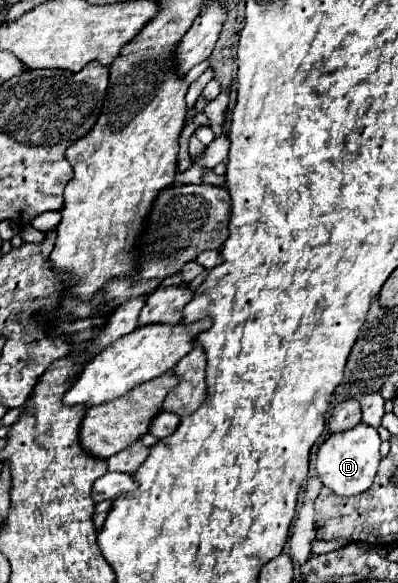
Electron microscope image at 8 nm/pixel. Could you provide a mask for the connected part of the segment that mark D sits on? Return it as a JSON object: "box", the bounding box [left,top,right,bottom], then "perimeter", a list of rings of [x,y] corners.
{"box":[315,424,381,496],"perimeter":[[[357,424],[351,430],[331,434],[317,452],[317,464],[315,470],[321,476],[323,484],[329,486],[339,496],[355,496],[367,490],[373,484],[373,478],[377,474],[379,466],[379,446],[381,438],[377,434],[377,428],[371,428],[367,424]]]}

